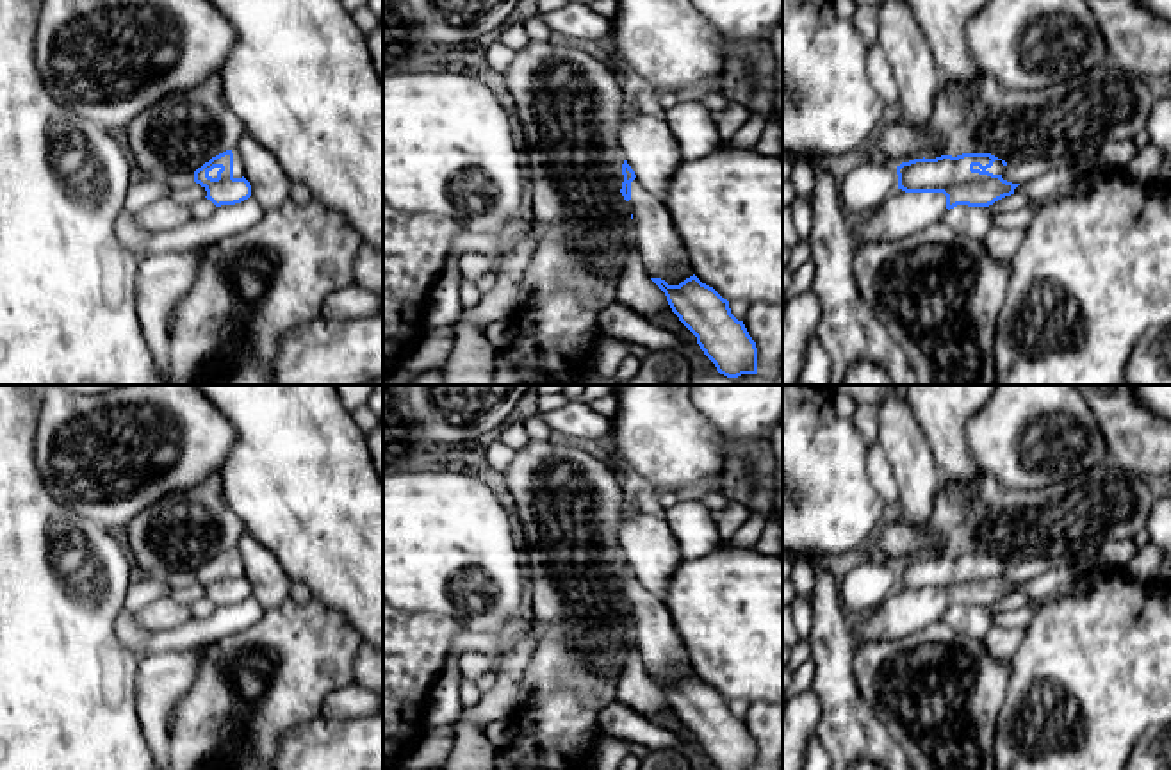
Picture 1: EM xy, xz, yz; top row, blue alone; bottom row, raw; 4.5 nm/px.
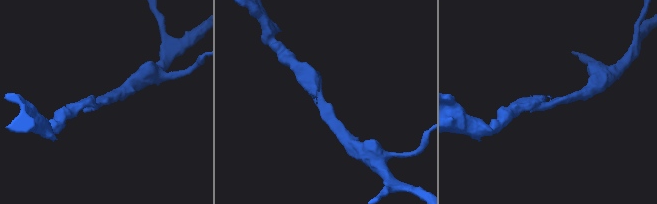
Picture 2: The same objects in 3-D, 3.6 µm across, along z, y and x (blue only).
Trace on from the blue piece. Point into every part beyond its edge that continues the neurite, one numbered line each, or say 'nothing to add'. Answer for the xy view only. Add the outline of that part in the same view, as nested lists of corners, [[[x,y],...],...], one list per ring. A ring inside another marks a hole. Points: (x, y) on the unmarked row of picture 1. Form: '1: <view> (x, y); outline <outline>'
1: xy (237, 560); outline [[[235,547],[235,549],[232,549],[232,553],[233,553],[233,578],[242,578],[244,561],[242,561],[241,551]]]

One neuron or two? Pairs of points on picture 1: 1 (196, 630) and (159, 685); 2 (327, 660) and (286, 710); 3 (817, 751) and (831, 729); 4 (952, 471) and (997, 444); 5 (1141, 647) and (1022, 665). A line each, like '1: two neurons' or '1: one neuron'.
1: two neurons
2: one neuron
3: two neurons
4: two neurons
5: one neuron

